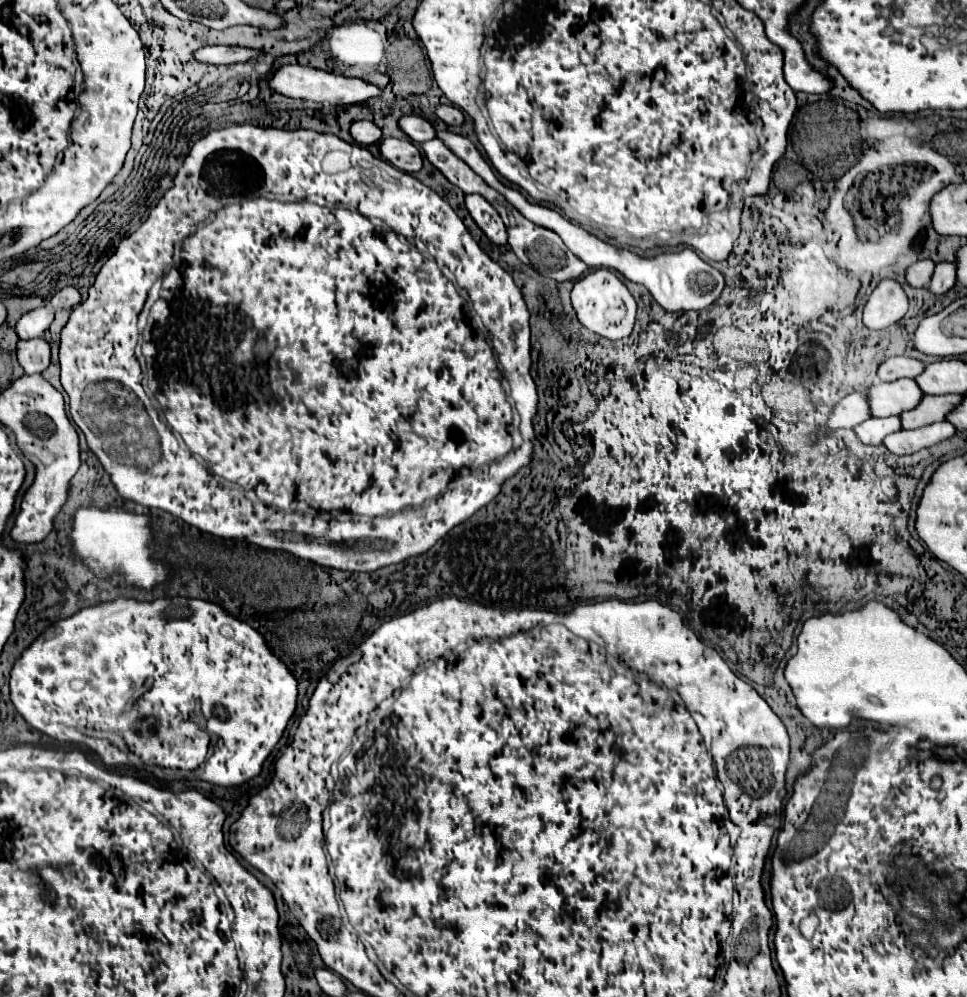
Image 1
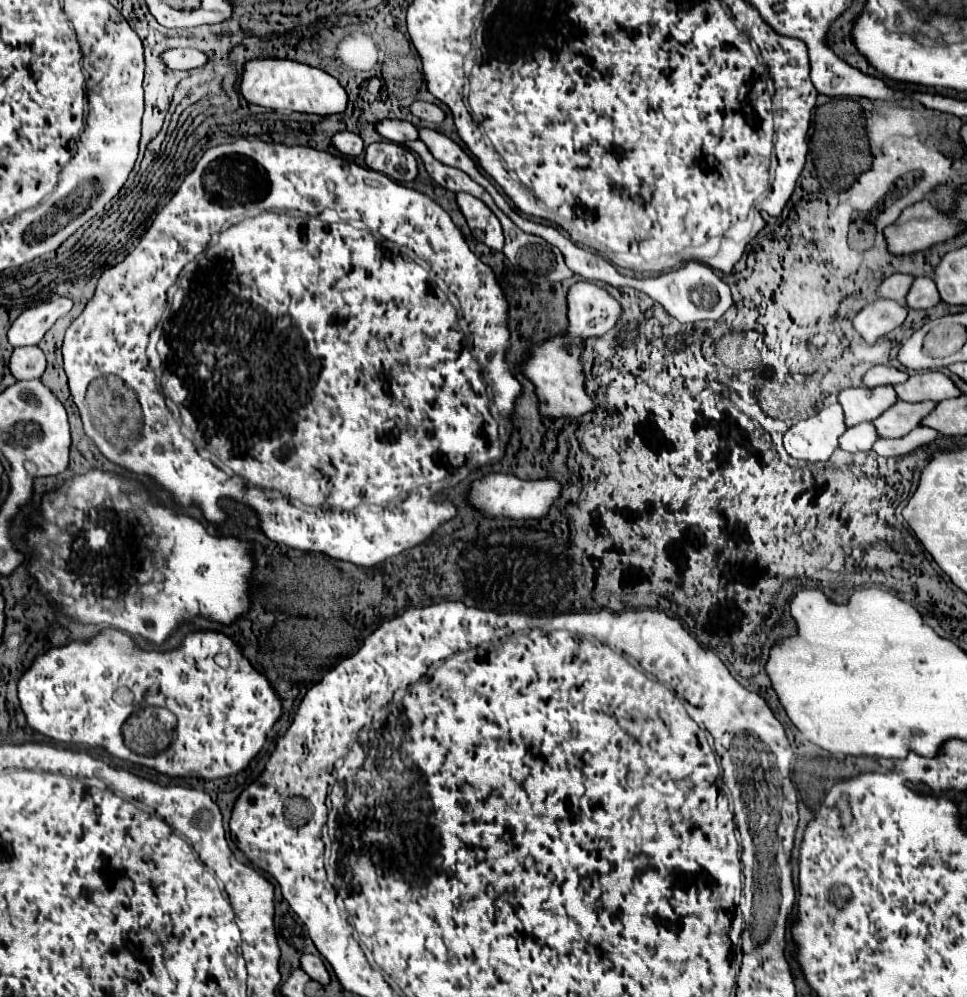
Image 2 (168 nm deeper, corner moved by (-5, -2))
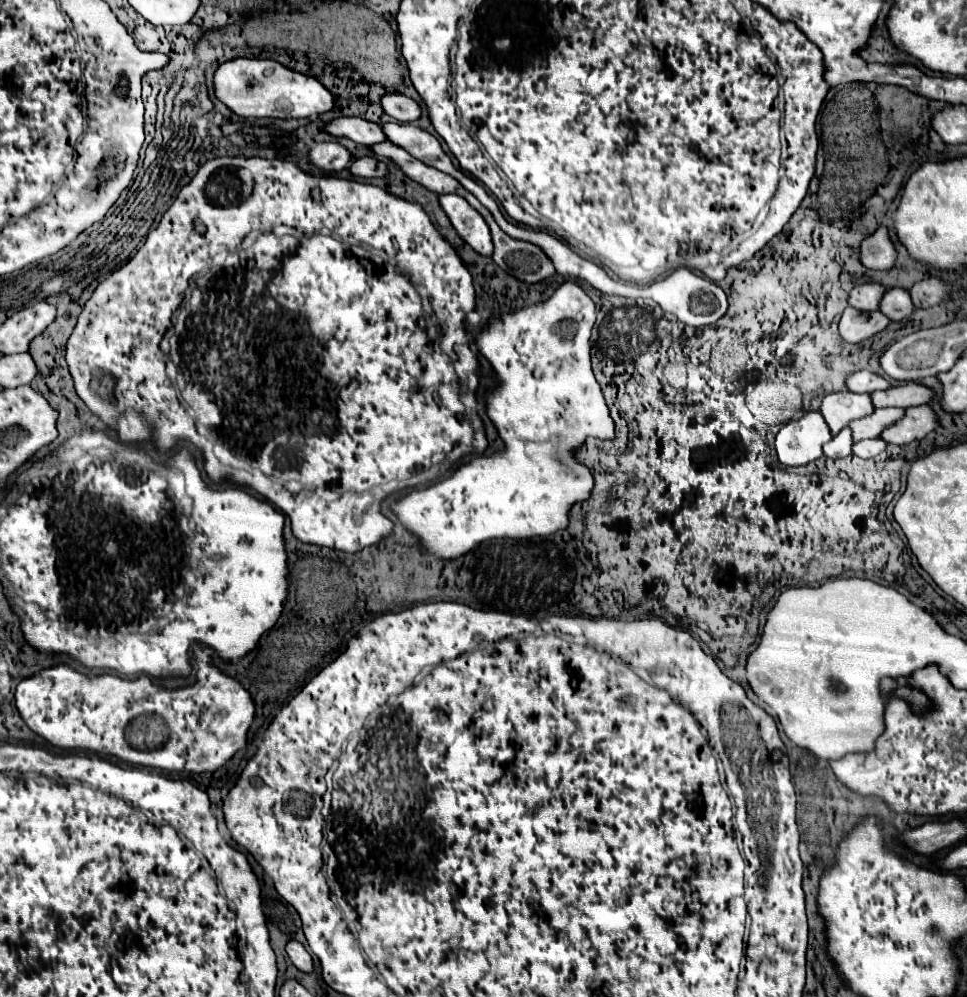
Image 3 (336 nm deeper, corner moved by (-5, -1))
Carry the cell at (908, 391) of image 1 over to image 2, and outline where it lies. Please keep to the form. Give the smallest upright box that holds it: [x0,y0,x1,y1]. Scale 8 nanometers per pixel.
[839,386,897,426]

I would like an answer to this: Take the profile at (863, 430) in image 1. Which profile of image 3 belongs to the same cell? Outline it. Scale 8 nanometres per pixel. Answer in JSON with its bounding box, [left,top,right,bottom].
[823,427,853,457]

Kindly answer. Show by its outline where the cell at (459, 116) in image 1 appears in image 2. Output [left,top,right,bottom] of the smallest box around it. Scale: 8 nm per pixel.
[409,102,445,122]

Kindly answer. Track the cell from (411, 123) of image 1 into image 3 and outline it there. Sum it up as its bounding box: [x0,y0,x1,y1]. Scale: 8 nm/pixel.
[325,117,387,145]

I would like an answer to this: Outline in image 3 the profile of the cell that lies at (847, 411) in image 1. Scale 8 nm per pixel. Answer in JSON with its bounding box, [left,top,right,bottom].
[777,411,833,465]

